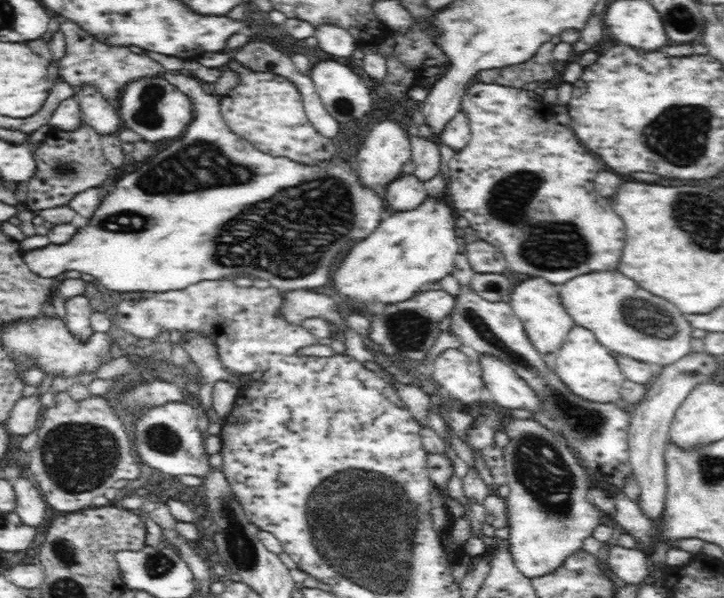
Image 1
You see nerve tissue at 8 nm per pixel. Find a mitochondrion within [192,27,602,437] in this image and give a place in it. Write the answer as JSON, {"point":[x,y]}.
{"point":[250,240]}

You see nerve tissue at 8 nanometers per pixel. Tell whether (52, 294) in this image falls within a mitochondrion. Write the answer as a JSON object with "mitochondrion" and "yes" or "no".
{"mitochondrion":"no"}

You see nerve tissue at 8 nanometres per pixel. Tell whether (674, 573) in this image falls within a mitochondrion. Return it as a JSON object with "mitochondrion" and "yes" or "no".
{"mitochondrion":"no"}

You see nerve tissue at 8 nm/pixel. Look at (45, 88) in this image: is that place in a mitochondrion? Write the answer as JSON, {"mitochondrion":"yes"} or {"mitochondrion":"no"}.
{"mitochondrion":"no"}

